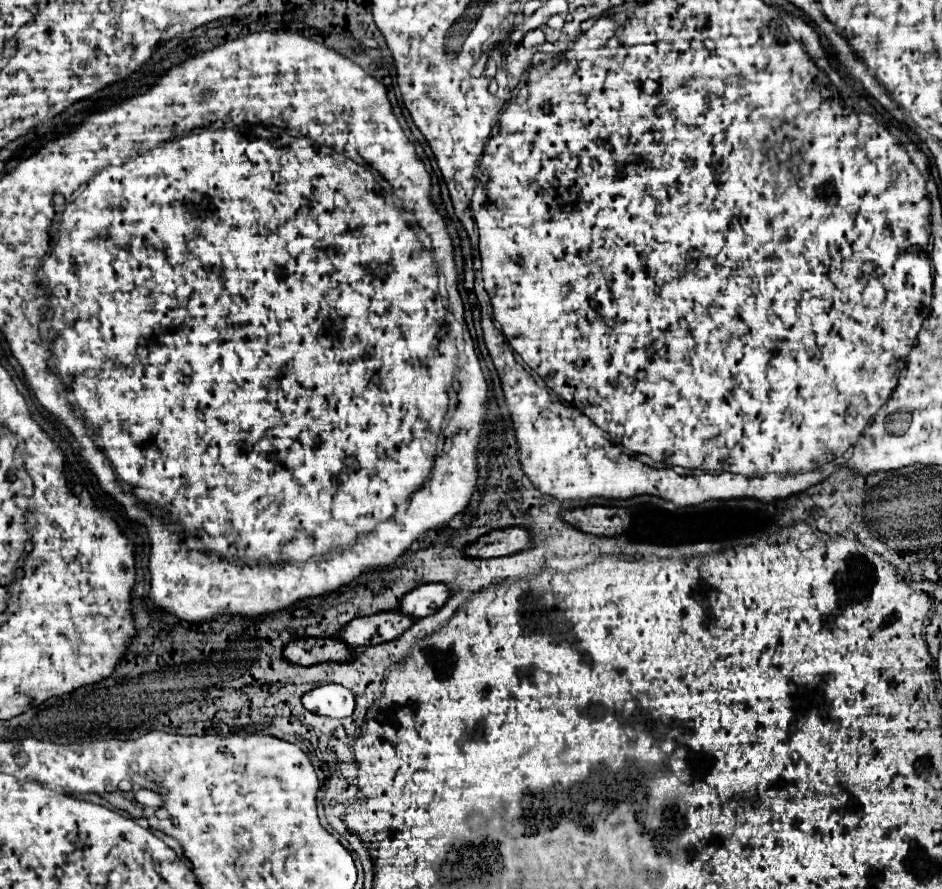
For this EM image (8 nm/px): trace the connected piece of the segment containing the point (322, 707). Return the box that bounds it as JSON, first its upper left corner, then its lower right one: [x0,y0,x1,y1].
[302,683,354,719]

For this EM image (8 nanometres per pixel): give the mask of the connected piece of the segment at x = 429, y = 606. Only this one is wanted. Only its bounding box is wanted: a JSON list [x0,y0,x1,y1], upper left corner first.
[400,583,450,617]

